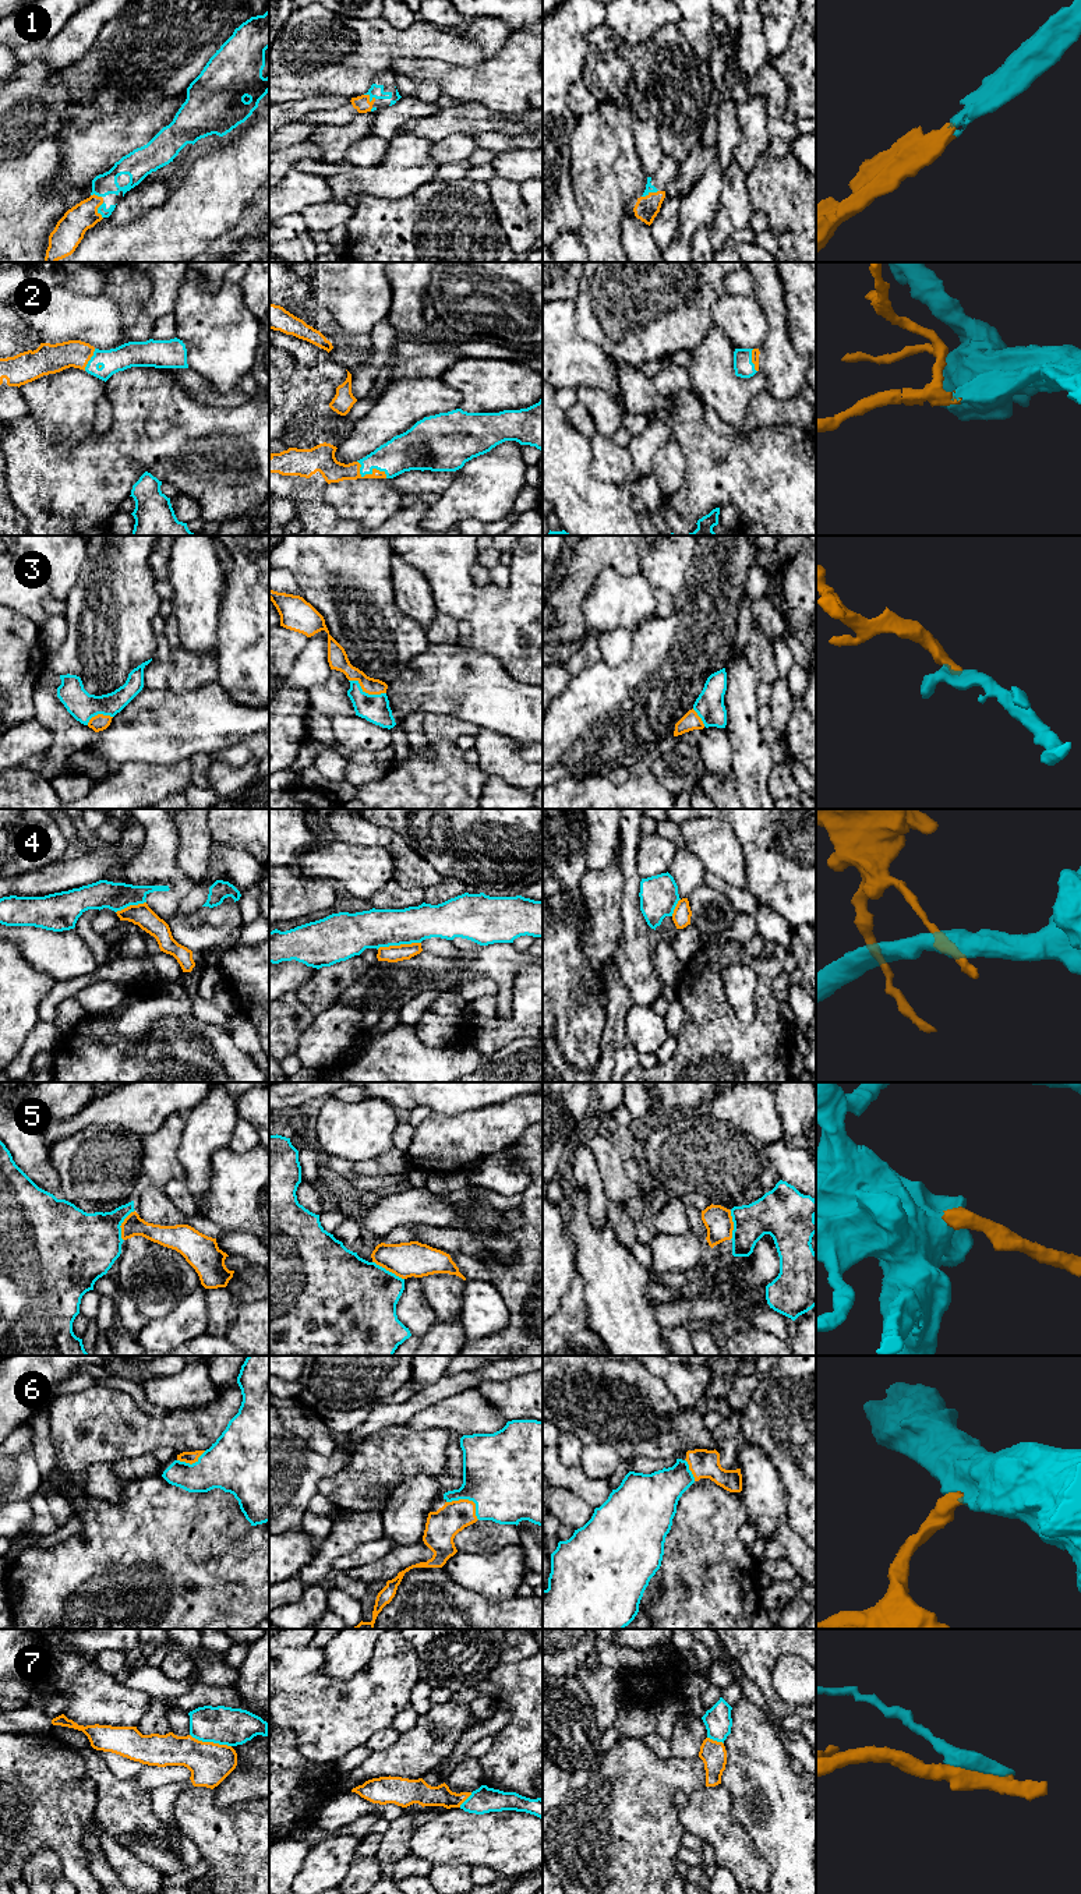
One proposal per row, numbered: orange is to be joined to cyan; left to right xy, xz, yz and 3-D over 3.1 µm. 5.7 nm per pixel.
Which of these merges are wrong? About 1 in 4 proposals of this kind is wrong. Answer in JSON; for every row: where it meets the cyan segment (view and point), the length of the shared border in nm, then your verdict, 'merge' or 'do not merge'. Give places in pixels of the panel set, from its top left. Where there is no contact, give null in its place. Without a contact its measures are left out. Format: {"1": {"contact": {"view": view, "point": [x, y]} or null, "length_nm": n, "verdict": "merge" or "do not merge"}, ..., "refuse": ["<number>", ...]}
{"1": {"contact": {"view": "xz", "point": [370, 96]}, "length_nm": 80, "verdict": "merge"}, "2": {"contact": {"view": "xz", "point": [368, 473]}, "length_nm": 200, "verdict": "merge"}, "3": {"contact": {"view": "xz", "point": [367, 693]}, "length_nm": 240, "verdict": "merge"}, "4": {"contact": {"view": "xz", "point": [398, 944]}, "length_nm": 260, "verdict": "do not merge"}, "5": {"contact": {"view": "xy", "point": [120, 1225]}, "length_nm": 200, "verdict": "do not merge"}, "6": {"contact": {"view": "xz", "point": [469, 1499]}, "length_nm": 220, "verdict": "merge"}, "7": {"contact": {"view": "xy", "point": [211, 1741]}, "length_nm": 260, "verdict": "do not merge"}, "refuse": ["4", "5", "7"]}

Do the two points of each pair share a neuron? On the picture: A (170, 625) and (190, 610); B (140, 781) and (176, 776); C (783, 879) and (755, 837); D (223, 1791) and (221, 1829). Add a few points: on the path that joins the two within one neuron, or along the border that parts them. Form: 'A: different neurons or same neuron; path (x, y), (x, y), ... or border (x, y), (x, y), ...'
A: different neurons; border (172, 615), (177, 624), (177, 636), (182, 646)
B: same neuron; path (148, 781), (168, 780)
C: same neuron; path (783, 869), (765, 851), (765, 847)
D: different neurons; border (212, 1790), (216, 1806), (229, 1806), (254, 1798)

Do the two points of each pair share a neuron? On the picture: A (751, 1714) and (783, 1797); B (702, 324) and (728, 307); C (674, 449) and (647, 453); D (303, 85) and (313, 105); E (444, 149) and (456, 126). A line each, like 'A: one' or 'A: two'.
A: one
B: two
C: two
D: two
E: two

